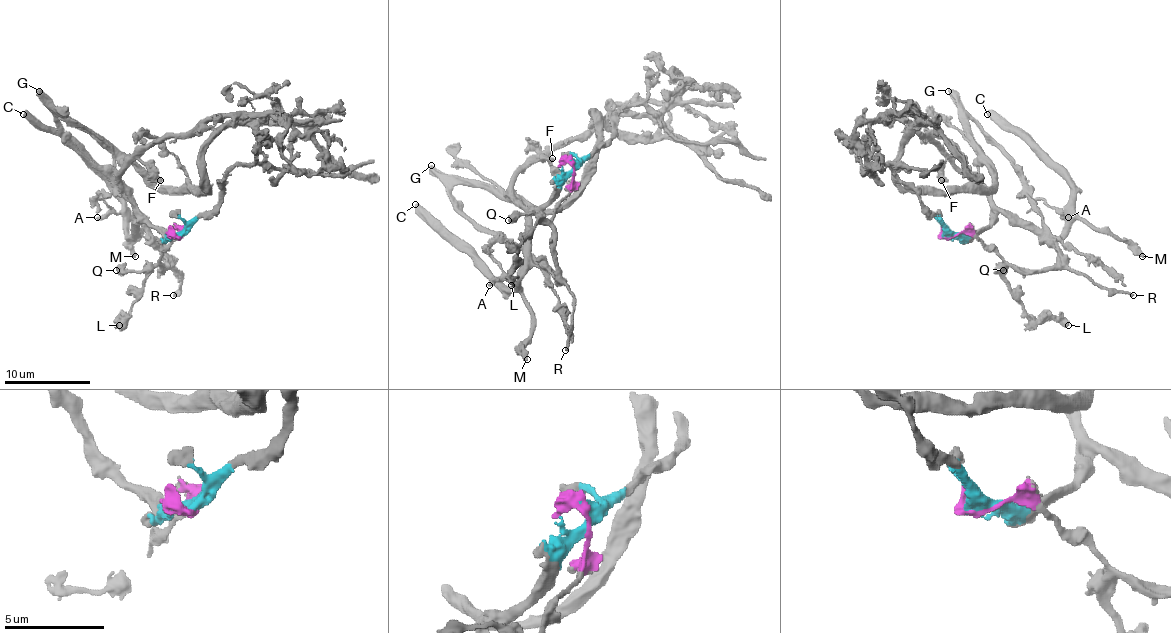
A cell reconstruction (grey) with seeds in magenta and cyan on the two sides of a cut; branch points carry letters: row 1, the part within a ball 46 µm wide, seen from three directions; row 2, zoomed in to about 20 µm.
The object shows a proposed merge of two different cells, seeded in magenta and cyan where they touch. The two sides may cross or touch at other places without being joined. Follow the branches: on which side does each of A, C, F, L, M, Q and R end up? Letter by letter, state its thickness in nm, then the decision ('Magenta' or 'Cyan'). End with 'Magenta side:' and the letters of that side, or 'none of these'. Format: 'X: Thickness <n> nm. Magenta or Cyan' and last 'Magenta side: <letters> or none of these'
A: Thickness 360 nm. Cyan
C: Thickness 550 nm. Cyan
F: Thickness 550 nm. Cyan
L: Thickness 480 nm. Magenta
M: Thickness 500 nm. Cyan
Q: Thickness 480 nm. Magenta
R: Thickness 220 nm. Magenta
Magenta side: L, Q, R

